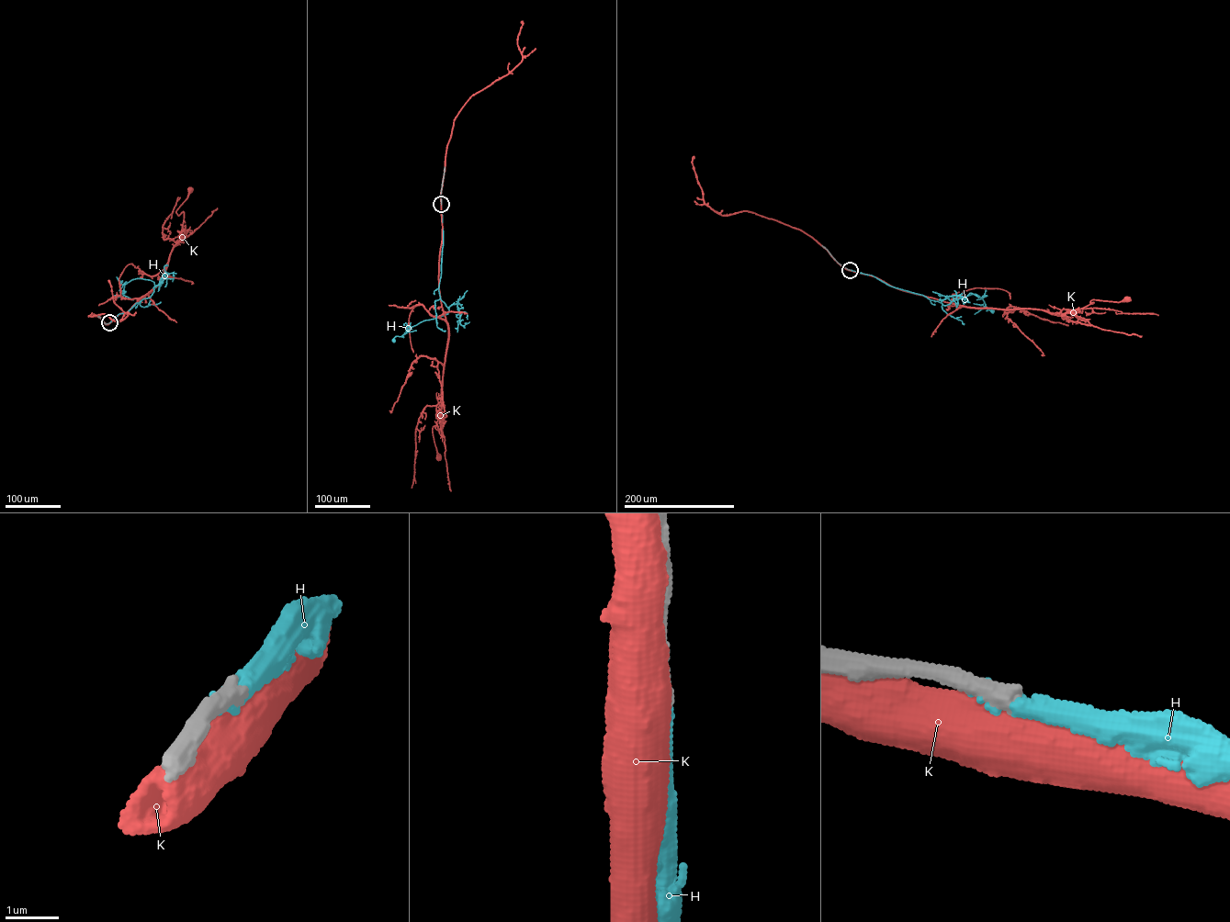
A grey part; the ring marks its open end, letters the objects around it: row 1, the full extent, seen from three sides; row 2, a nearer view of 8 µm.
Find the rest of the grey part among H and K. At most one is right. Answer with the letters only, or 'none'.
H

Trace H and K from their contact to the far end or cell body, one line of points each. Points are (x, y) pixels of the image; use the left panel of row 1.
H: (109, 322), (136, 303), (150, 297), (154, 283), (142, 278), (132, 279), (124, 285), (123, 295), (116, 297)
K: (109, 322), (163, 277), (182, 234), (184, 214), (178, 216), (176, 210), (190, 189)

